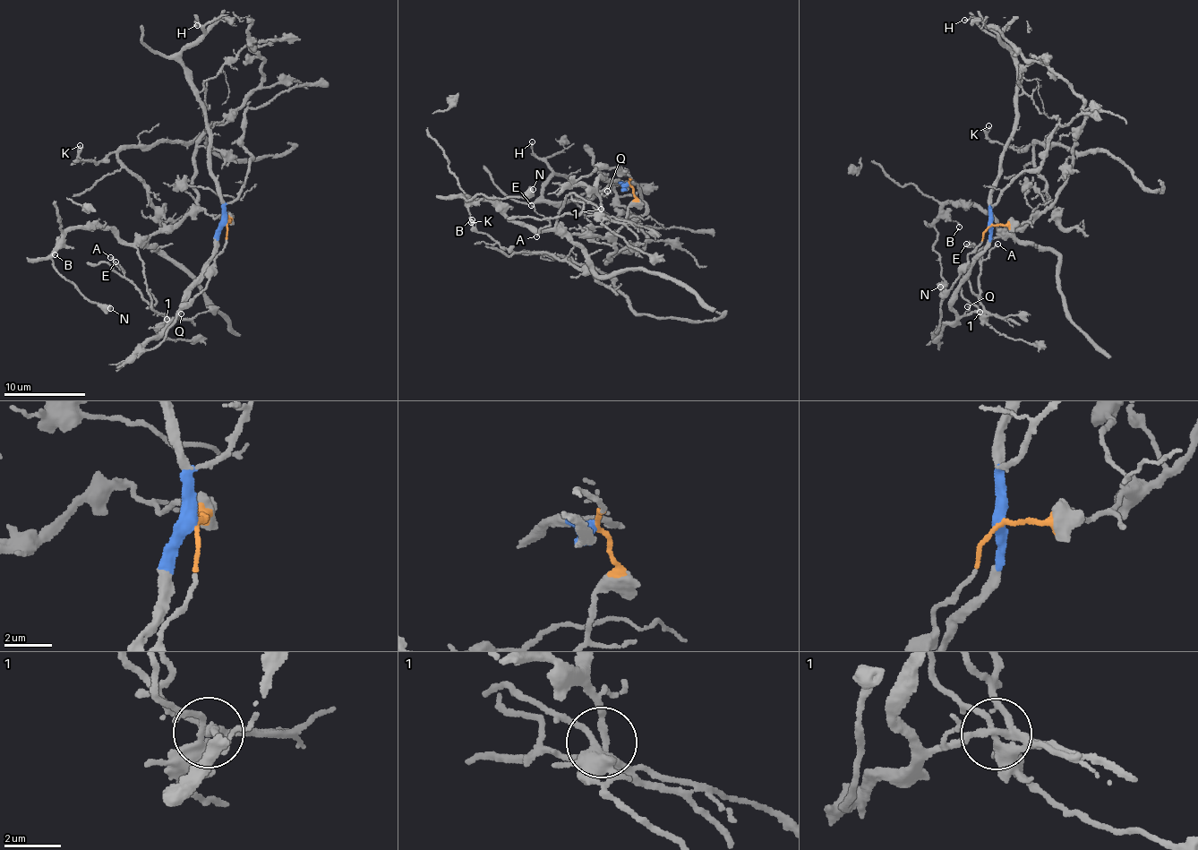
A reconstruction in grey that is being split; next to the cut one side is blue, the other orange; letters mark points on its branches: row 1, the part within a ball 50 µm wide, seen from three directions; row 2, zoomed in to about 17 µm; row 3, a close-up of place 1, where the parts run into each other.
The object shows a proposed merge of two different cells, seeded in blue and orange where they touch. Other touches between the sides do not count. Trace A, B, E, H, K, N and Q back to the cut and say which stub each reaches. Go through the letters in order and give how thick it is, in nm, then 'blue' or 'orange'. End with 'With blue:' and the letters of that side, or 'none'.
A: 160 nm thick; blue
B: 130 nm thick; orange
E: 120 nm thick; blue
H: 160 nm thick; blue
K: 100 nm thick; orange
N: 650 nm thick; orange
Q: 120 nm thick; blue
With blue: A, E, H, Q

